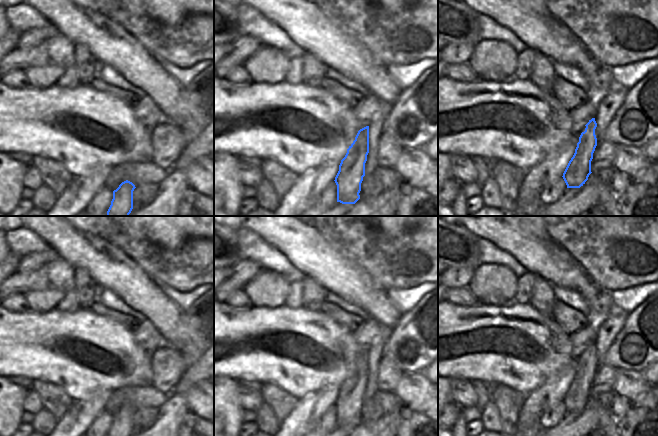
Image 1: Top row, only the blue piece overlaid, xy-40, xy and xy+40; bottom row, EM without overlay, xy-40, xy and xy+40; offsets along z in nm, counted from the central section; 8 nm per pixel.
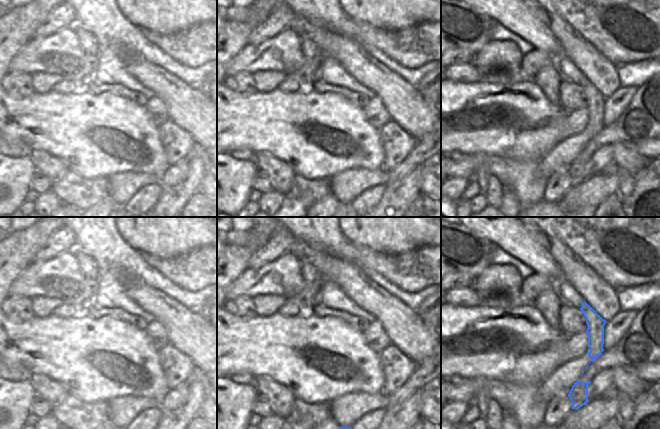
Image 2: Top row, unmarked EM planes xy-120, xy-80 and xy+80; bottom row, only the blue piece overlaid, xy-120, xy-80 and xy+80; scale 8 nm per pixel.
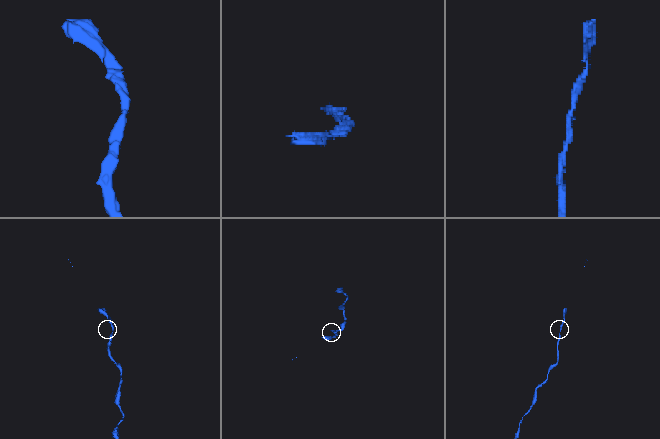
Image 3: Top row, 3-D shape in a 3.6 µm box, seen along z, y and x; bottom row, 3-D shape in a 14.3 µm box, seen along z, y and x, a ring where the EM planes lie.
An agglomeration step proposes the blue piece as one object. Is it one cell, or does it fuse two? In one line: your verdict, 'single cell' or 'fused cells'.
single cell

